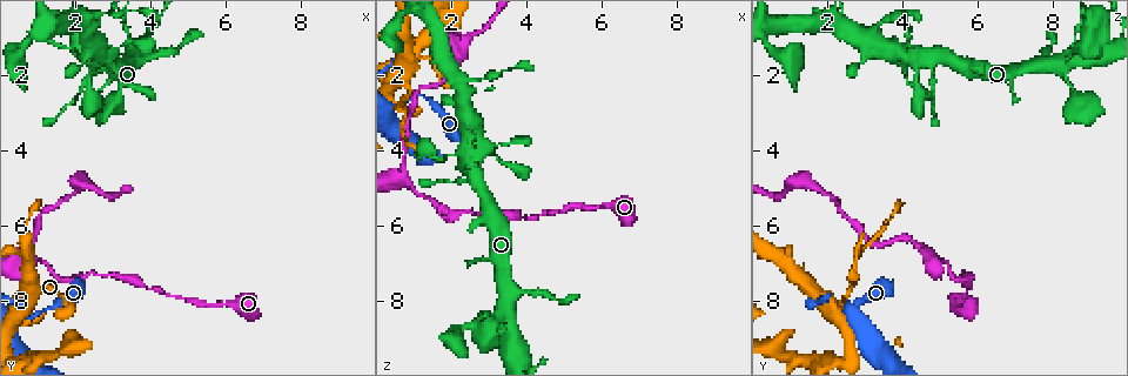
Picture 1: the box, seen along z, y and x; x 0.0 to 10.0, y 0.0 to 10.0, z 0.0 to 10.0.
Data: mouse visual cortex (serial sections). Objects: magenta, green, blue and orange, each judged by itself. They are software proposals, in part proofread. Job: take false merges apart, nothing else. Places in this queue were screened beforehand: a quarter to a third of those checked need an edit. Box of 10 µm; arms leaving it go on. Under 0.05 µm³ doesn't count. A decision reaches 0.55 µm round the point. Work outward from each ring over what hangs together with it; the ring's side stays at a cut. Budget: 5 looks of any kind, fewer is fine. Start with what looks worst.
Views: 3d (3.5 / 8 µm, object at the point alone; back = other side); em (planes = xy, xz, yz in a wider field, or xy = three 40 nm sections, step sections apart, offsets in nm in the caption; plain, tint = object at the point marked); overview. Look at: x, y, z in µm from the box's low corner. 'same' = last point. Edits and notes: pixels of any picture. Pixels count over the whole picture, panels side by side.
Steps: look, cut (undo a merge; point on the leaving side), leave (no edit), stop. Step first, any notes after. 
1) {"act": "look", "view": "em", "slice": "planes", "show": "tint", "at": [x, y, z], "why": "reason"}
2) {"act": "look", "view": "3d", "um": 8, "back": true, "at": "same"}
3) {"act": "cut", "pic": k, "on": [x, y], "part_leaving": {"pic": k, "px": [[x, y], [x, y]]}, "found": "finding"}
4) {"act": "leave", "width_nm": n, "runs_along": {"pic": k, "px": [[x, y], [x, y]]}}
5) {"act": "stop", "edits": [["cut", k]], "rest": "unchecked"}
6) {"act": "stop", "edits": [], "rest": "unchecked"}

{"act": "look", "view": "3d", "um": 3.5, "back": true, "at": [0.85, 8.10, 2.35], "why": "sharp bend"}

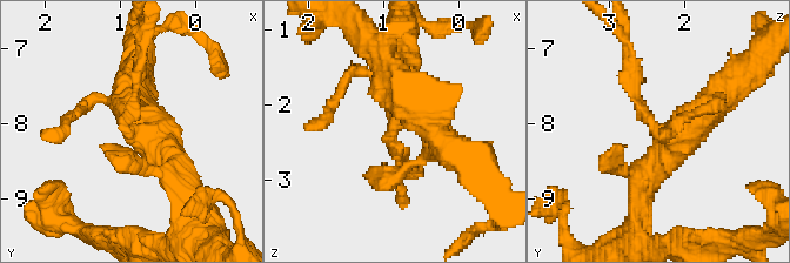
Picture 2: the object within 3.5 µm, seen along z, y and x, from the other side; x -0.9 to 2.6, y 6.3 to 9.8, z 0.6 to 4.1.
{"act": "look", "view": "em", "slice": "xy", "step": 5, "show": "tint", "at": [0.85, 8.15, 2.30]}

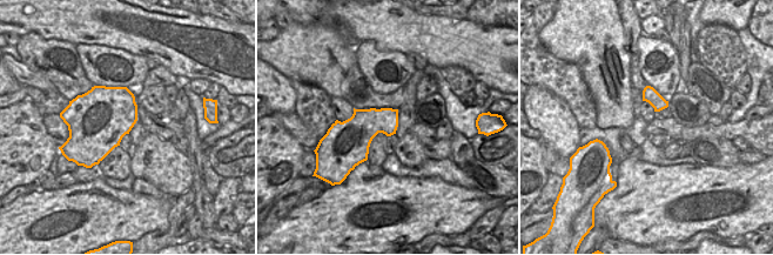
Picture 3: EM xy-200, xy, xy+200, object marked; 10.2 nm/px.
{"act": "cut", "pic": 2, "on": [636, 80], "part_leaving": {"pic": 2, "px": [[647, 115], [626, 80], [620, 33]]}, "found": "a second cell is stuck on"}

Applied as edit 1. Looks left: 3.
{"act": "look", "view": "3d", "um": 3.5, "at": [0.80, 6.75, 4.80], "why": "small branch off a trunk"}

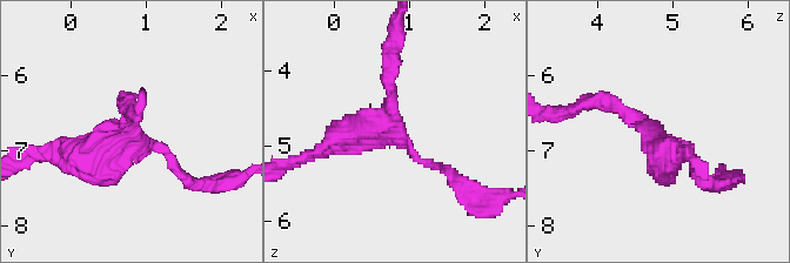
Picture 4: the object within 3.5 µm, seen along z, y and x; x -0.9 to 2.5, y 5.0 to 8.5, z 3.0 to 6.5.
{"act": "look", "view": "em", "slice": "planes", "show": "tint", "at": [0.80, 6.80, 4.75]}

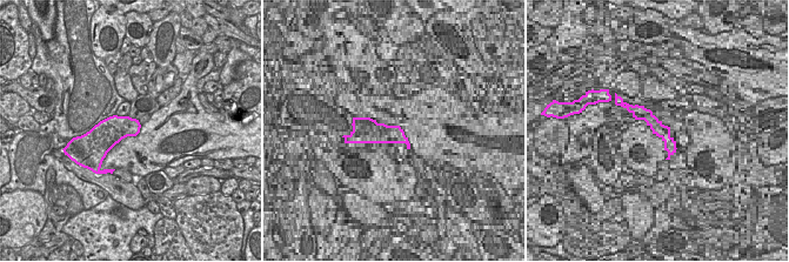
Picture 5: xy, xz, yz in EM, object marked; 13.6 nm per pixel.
{"act": "look", "view": "em", "slice": "xy", "step": 5, "show": "tint", "at": "same"}

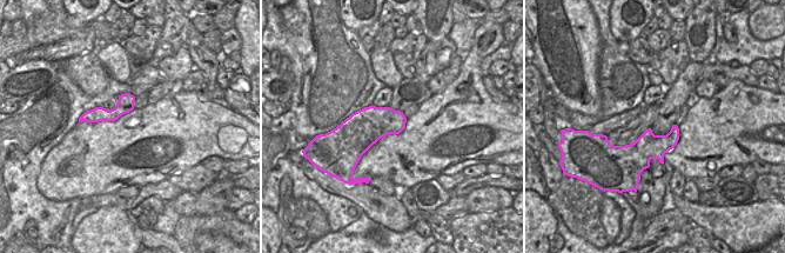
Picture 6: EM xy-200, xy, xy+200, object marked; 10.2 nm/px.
{"act": "leave", "runs_along": {"pic": 4, "px": [[696, 170], [687, 141], [590, 102]]}, "found": "one cell here"}

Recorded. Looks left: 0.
{"act": "stop", "edits": [["cut", 2]], "rest": "unchecked"}

